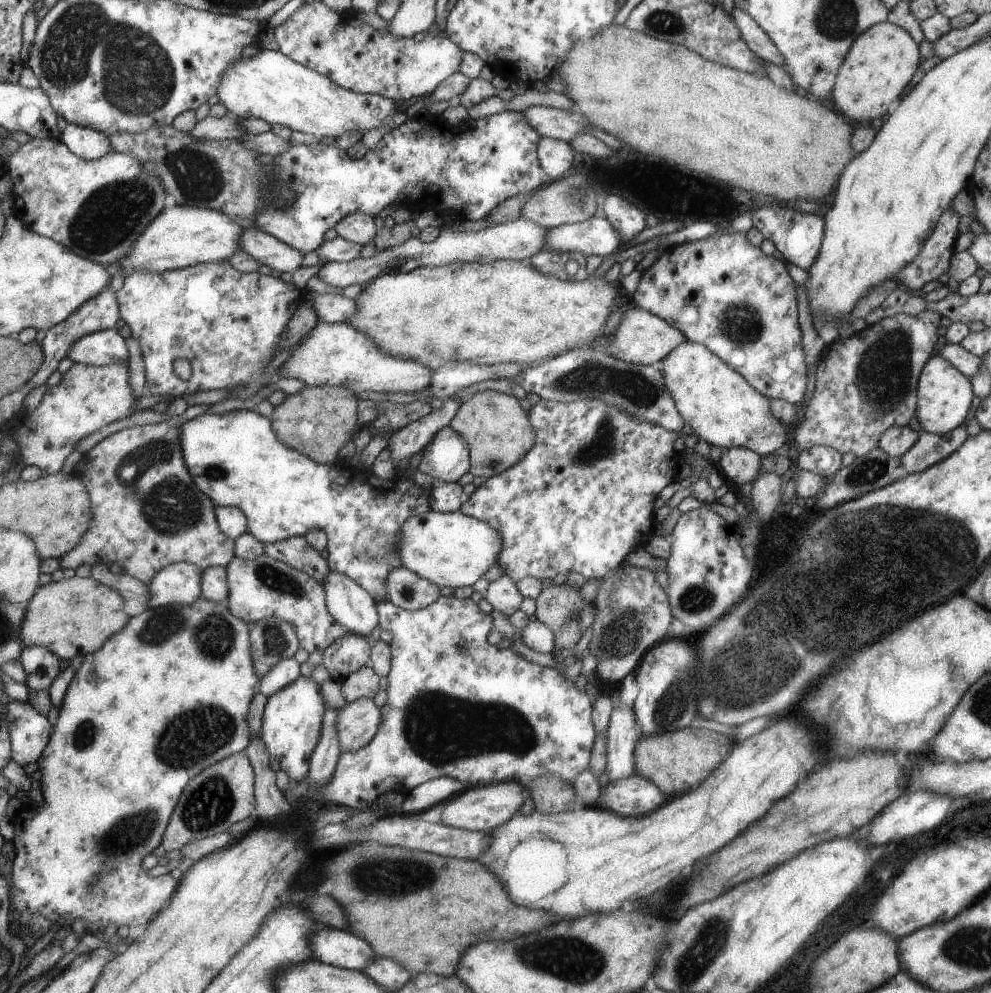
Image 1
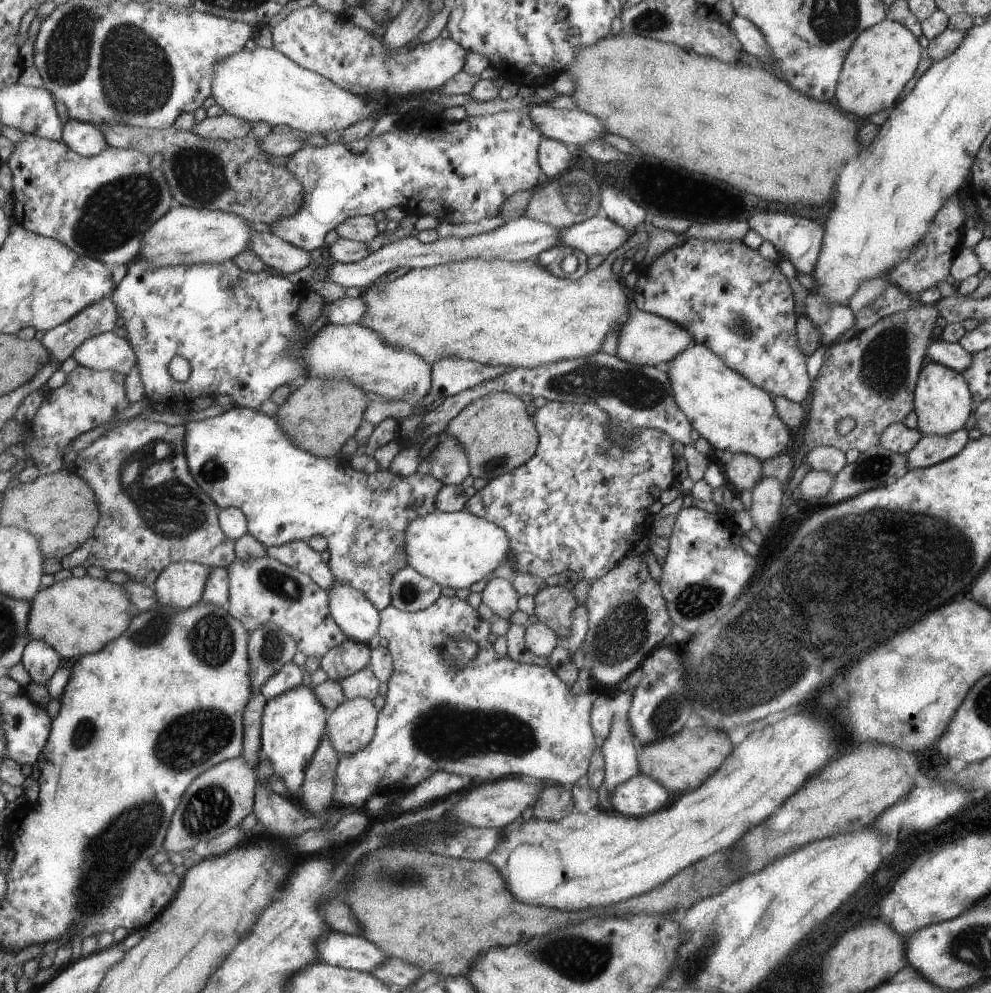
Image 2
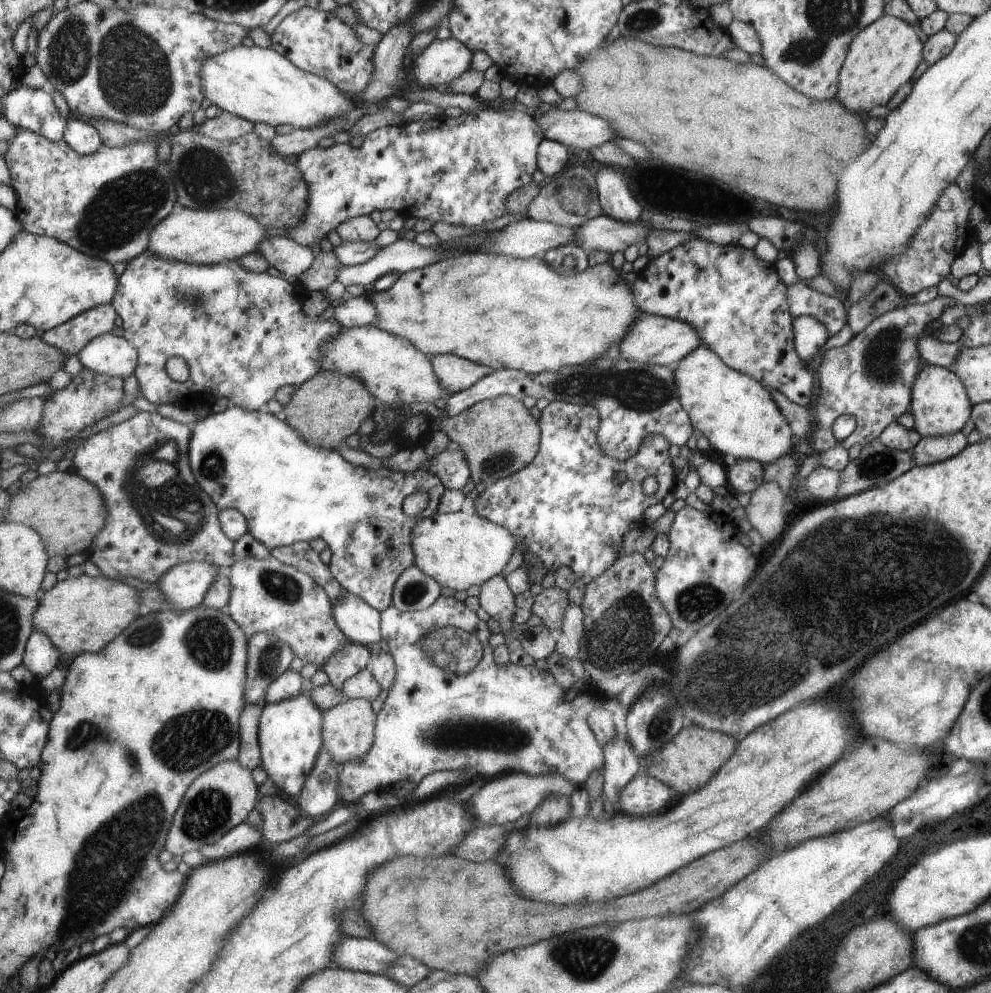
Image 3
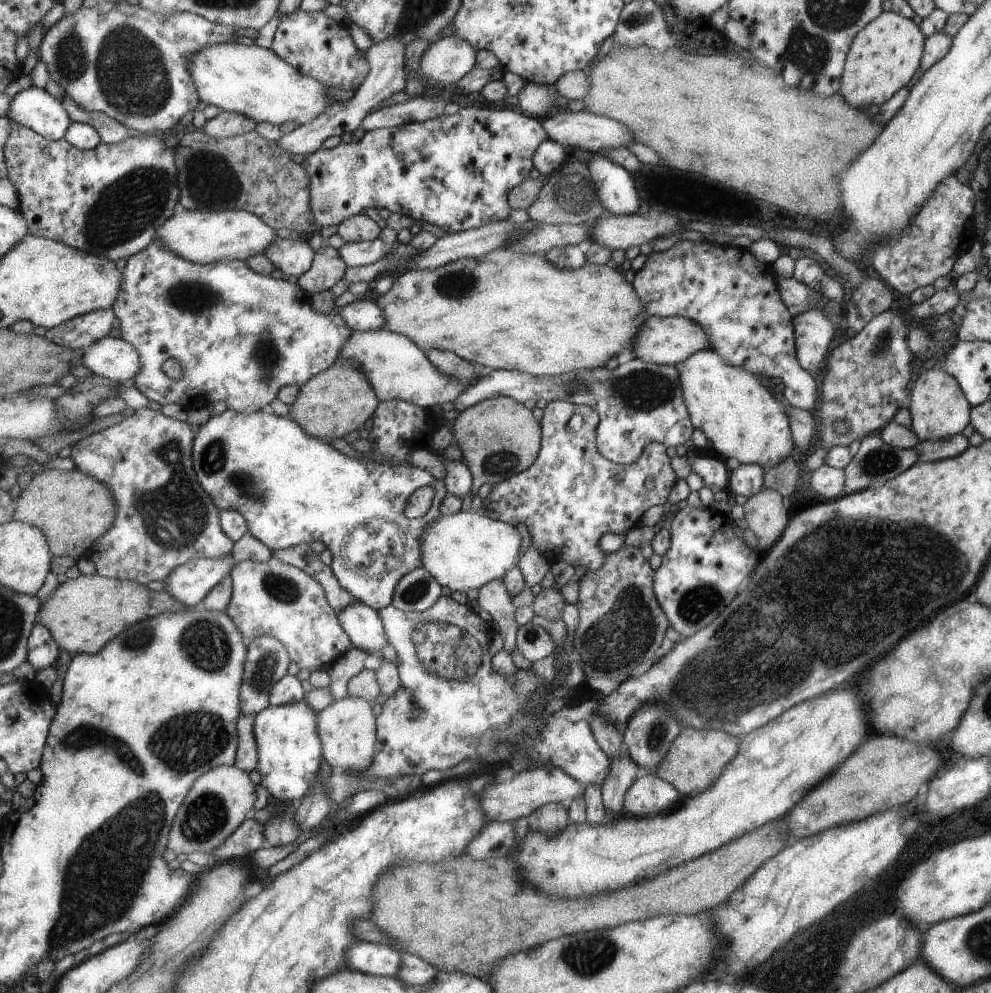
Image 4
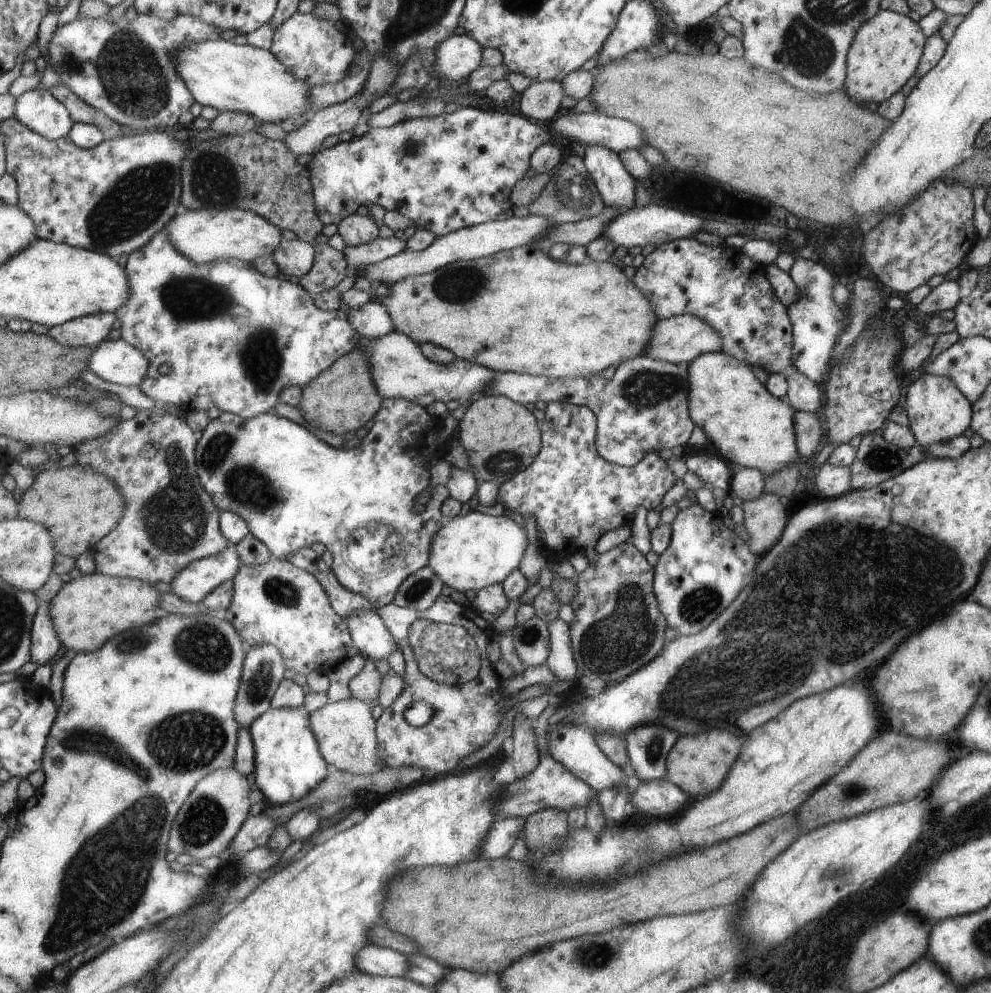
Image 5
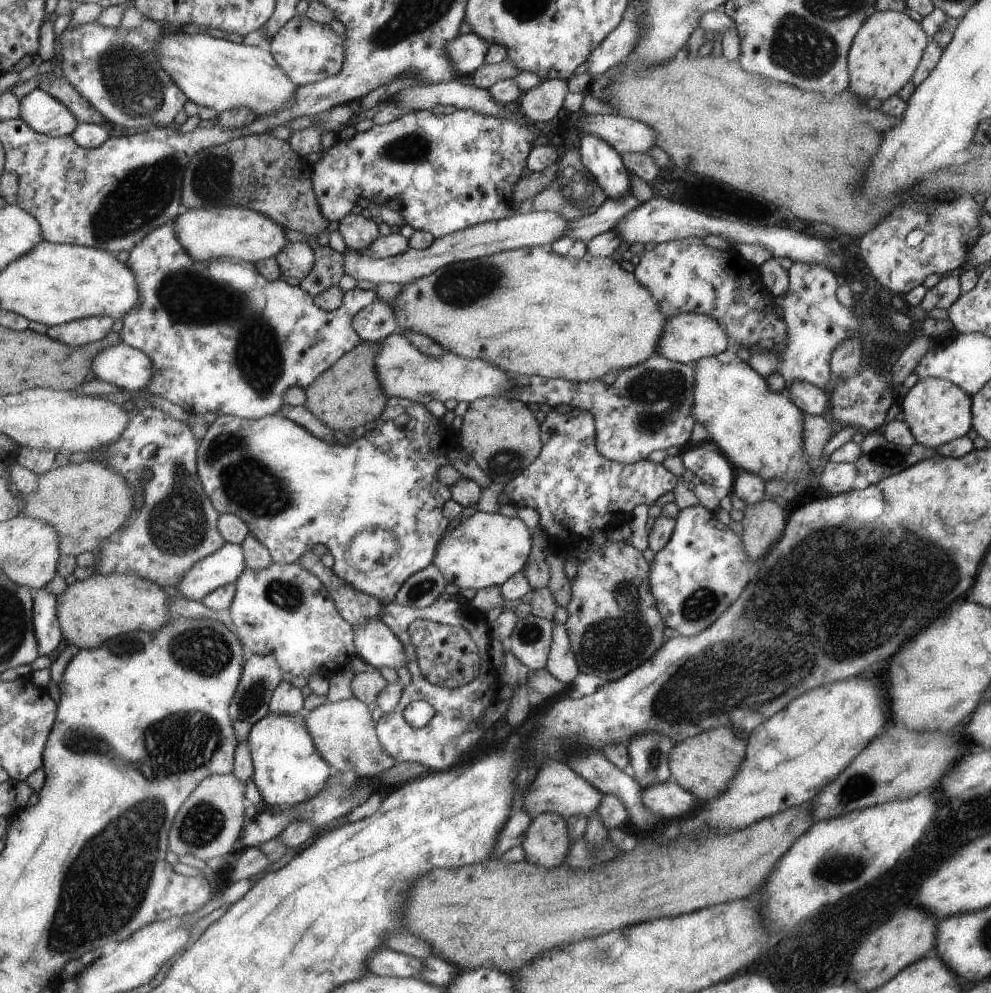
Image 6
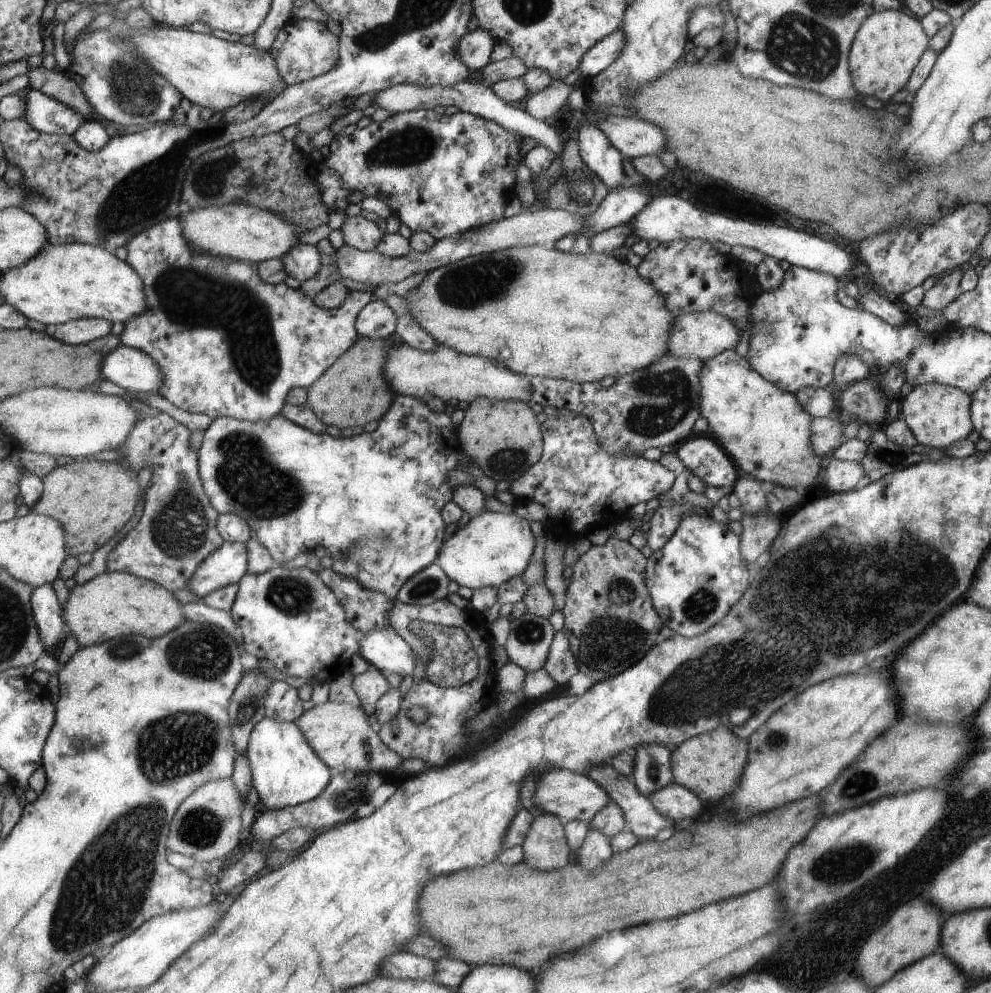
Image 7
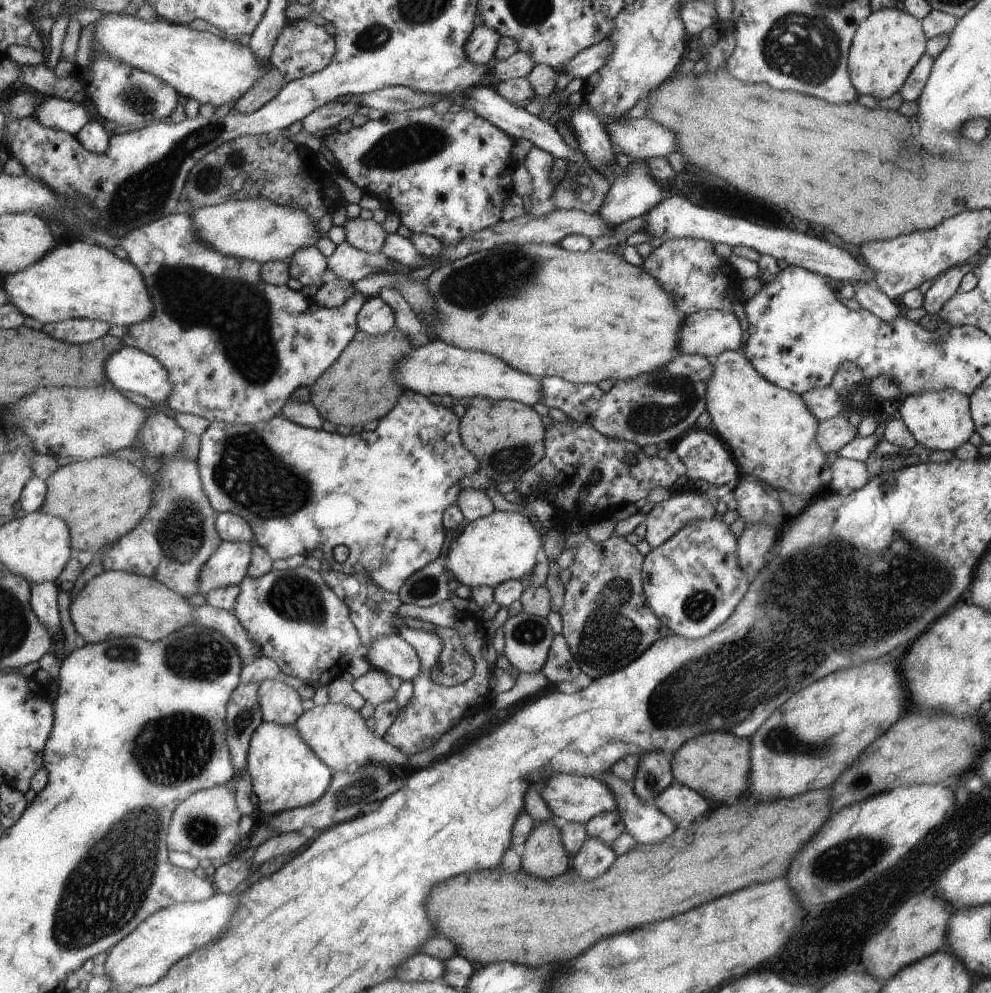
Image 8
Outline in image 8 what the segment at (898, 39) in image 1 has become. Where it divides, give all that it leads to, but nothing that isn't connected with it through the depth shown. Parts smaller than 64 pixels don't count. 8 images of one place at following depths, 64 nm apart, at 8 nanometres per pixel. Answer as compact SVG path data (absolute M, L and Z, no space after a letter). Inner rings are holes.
M897 7L872 11L864 19L865 22L860 22L861 30L852 36L848 74L859 95L867 94L881 100L898 92L917 61L924 56L927 39L920 19Z

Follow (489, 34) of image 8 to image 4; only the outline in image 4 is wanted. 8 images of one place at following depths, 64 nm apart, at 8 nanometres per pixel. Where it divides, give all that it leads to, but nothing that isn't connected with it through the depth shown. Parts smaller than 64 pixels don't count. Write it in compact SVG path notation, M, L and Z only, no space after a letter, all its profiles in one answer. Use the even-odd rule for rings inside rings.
M453 35L440 37L429 43L429 48L422 52L419 72L426 78L426 83L454 83L472 70L476 54L477 50L464 40Z

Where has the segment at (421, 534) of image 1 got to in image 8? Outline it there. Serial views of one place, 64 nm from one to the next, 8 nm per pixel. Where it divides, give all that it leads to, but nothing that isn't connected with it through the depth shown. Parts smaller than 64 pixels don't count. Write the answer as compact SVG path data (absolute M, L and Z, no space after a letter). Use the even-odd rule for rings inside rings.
M494 510L472 520L462 529L457 538L450 540L442 562L444 568L463 586L485 585L493 589L509 579L524 580L541 558L543 536L533 529L529 517L520 513Z

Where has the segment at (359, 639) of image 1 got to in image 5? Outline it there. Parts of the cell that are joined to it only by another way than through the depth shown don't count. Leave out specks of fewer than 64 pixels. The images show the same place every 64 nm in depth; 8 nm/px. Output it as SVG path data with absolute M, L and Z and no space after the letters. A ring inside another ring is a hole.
M359 652L344 658L335 668L326 673L329 686L326 690L327 703L332 703L350 696L348 682L363 666L363 656Z

